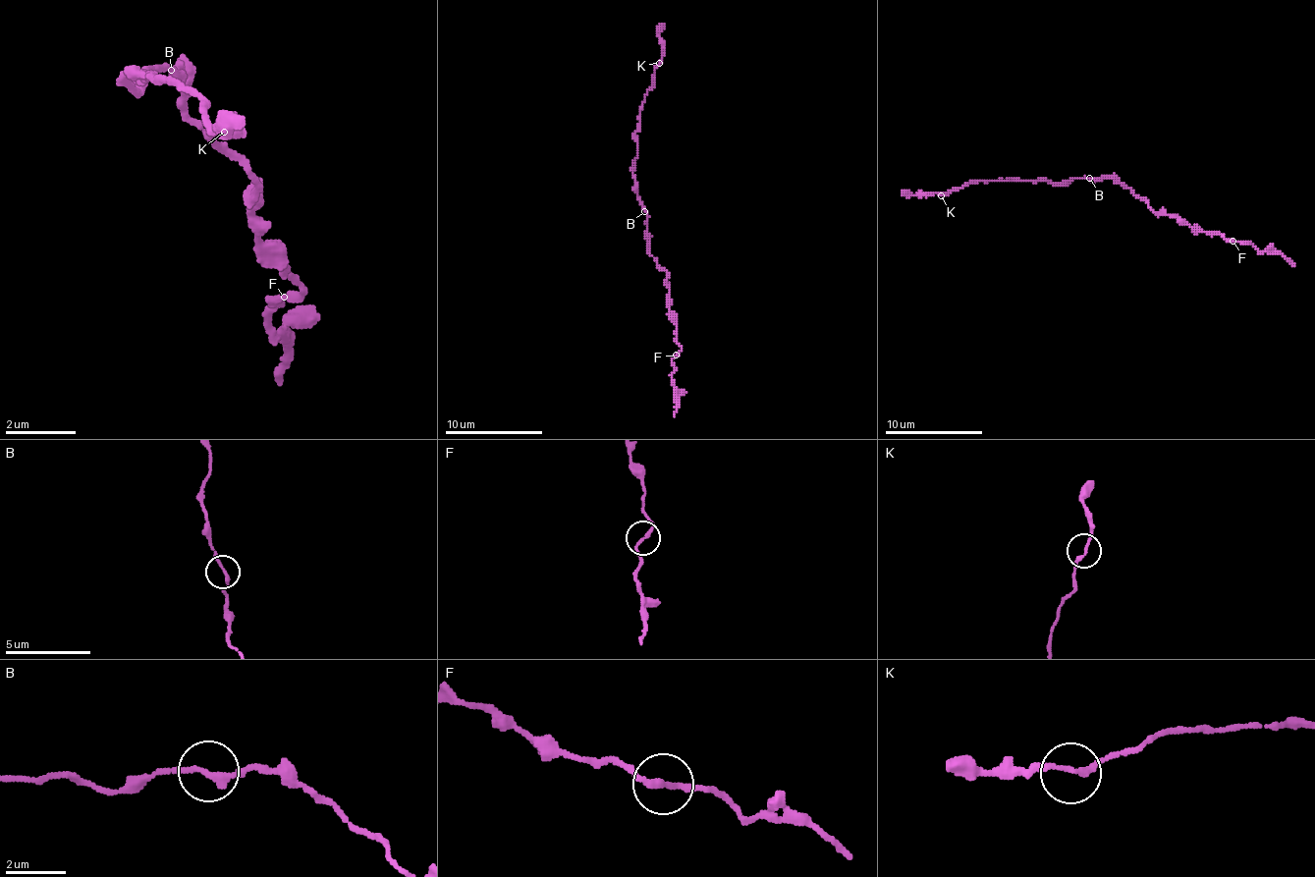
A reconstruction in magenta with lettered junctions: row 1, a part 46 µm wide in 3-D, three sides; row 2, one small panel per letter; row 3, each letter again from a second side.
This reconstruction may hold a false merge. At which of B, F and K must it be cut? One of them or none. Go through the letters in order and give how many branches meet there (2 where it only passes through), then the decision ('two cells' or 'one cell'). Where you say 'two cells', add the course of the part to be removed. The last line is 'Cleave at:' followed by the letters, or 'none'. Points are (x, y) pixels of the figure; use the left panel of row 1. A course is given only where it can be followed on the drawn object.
B: 2 branches meet; one cell
F: 2 branches meet; one cell
K: 2 branches meet; one cell
Cleave at: none

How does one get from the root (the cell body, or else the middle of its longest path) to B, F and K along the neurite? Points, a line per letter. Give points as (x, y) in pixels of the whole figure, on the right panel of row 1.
B: (1109, 178), (1089, 178)
F: (1109, 178), (1123, 183), (1153, 212), (1173, 215), (1204, 232), (1219, 232), (1233, 242)
K: (1109, 178), (1075, 178), (1061, 183), (972, 181), (941, 195)

